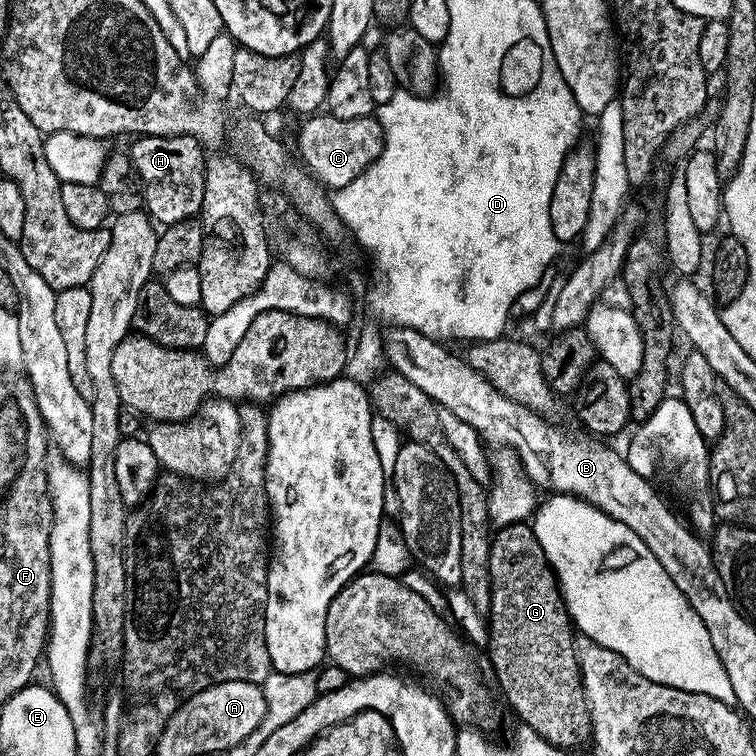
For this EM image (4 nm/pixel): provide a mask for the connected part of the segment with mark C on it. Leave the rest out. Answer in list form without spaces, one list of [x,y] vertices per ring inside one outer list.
[[[313,114],[303,121],[296,144],[300,147],[299,159],[305,168],[329,190],[335,190],[354,182],[358,174],[365,172],[380,157],[384,145],[384,131],[375,115],[362,118],[334,118],[327,114]]]

